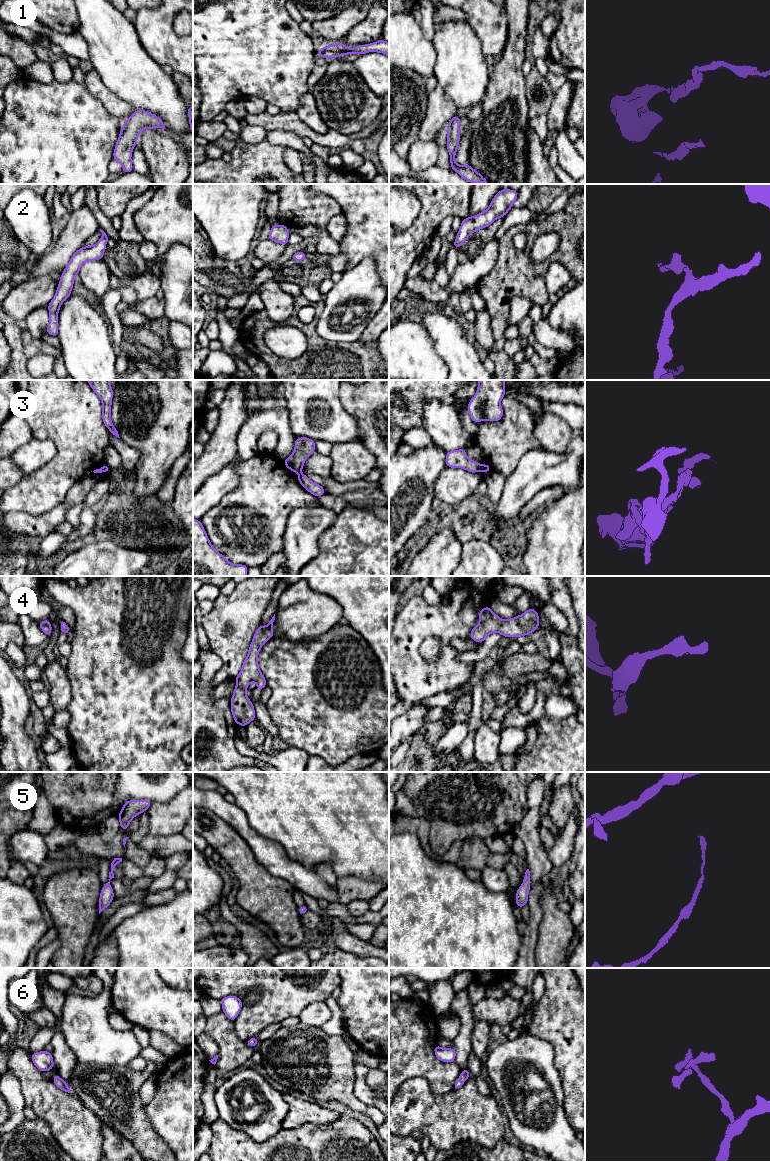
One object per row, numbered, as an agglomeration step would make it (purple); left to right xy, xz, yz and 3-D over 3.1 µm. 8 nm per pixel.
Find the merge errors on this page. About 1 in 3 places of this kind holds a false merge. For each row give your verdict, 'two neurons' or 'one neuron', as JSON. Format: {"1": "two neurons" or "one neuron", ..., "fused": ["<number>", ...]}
{"1": "one neuron", "2": "one neuron", "3": "two neurons", "4": "one neuron", "5": "one neuron", "6": "one neuron", "fused": ["3"]}

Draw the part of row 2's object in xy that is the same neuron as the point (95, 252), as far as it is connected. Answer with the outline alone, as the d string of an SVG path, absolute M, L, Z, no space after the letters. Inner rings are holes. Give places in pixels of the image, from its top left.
M100 229L100 232L102 237L99 242L92 246L83 246L77 250L60 276L56 294L47 306L50 317L46 332L50 336L58 335L58 312L62 303L71 295L74 279L78 275L81 266L87 261L101 260L103 258L109 237L103 230Z

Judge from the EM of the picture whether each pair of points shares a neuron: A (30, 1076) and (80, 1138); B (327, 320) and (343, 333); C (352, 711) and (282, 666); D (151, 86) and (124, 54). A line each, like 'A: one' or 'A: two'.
A: one
B: one
C: one
D: one

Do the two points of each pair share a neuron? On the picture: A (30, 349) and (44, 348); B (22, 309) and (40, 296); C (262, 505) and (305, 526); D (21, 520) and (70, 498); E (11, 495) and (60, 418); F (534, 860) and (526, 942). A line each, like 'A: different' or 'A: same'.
A: same
B: same
C: different
D: same
E: same
F: same

